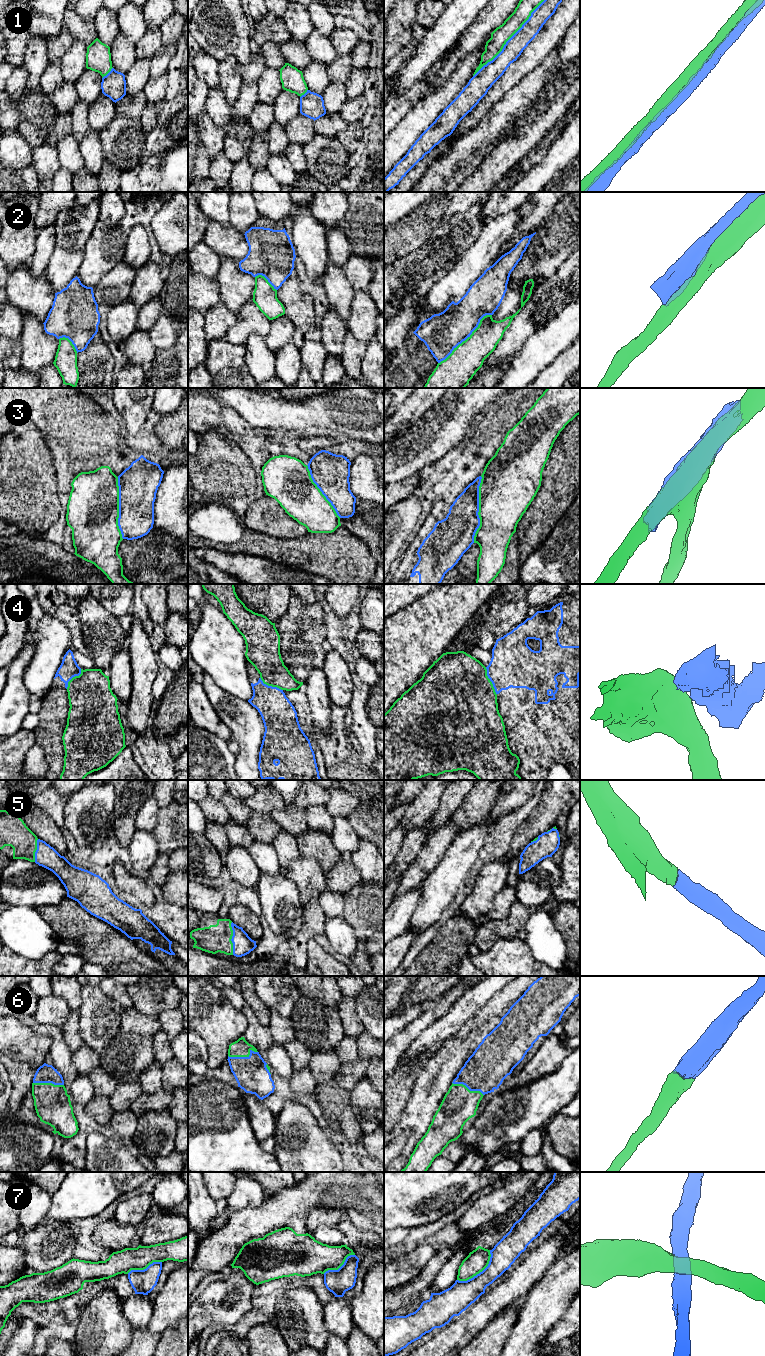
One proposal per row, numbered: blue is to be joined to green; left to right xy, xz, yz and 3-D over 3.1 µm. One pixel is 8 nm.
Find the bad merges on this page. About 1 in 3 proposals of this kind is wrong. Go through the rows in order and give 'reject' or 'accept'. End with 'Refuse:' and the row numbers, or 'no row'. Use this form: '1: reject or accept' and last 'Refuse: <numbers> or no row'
1: reject
2: reject
3: reject
4: reject
5: accept
6: accept
7: reject
Refuse: 1, 2, 3, 4, 7

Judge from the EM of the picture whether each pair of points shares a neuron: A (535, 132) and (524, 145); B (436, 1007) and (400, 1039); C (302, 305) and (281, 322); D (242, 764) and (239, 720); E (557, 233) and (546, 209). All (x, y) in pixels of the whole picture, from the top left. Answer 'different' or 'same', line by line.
A: same
B: same
C: different
D: same
E: different

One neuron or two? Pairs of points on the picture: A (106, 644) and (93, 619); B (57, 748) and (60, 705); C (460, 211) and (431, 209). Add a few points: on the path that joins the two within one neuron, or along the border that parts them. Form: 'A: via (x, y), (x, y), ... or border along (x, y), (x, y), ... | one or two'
A: via (103, 638), (102, 631), (98, 625) | one
B: via (55, 737), (55, 716) | one
C: border along (449, 202), (439, 223), (433, 229) | two

